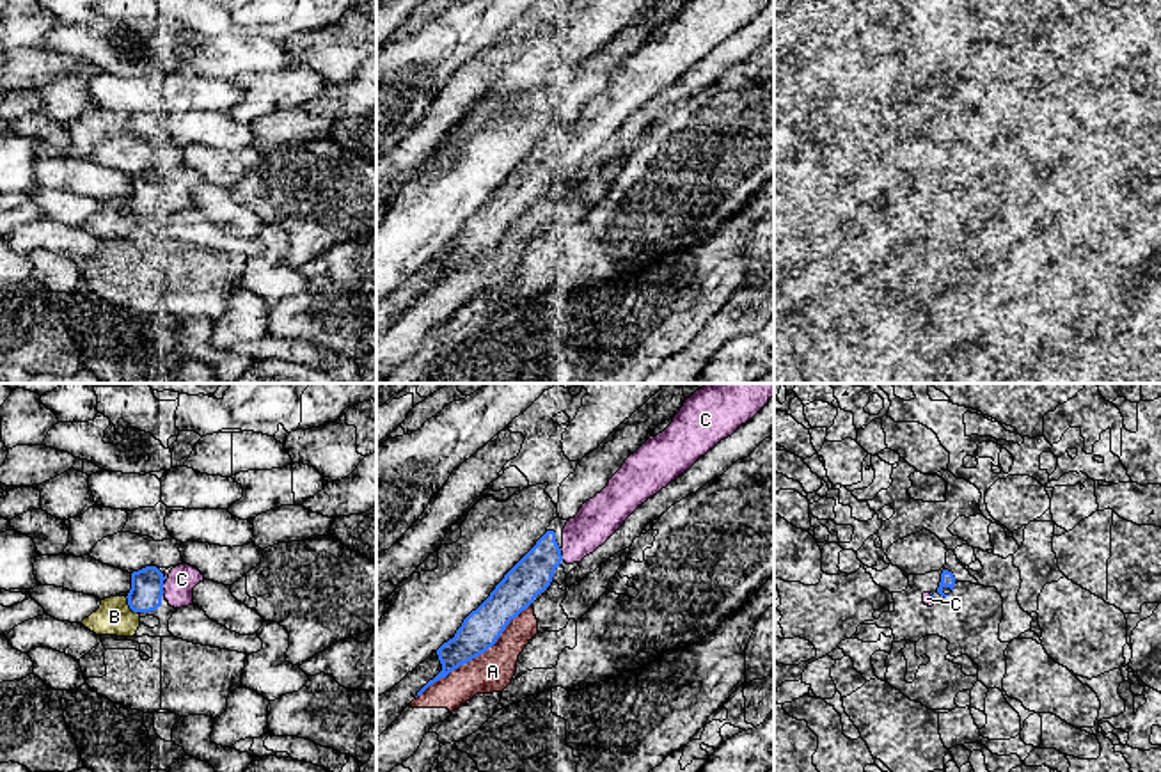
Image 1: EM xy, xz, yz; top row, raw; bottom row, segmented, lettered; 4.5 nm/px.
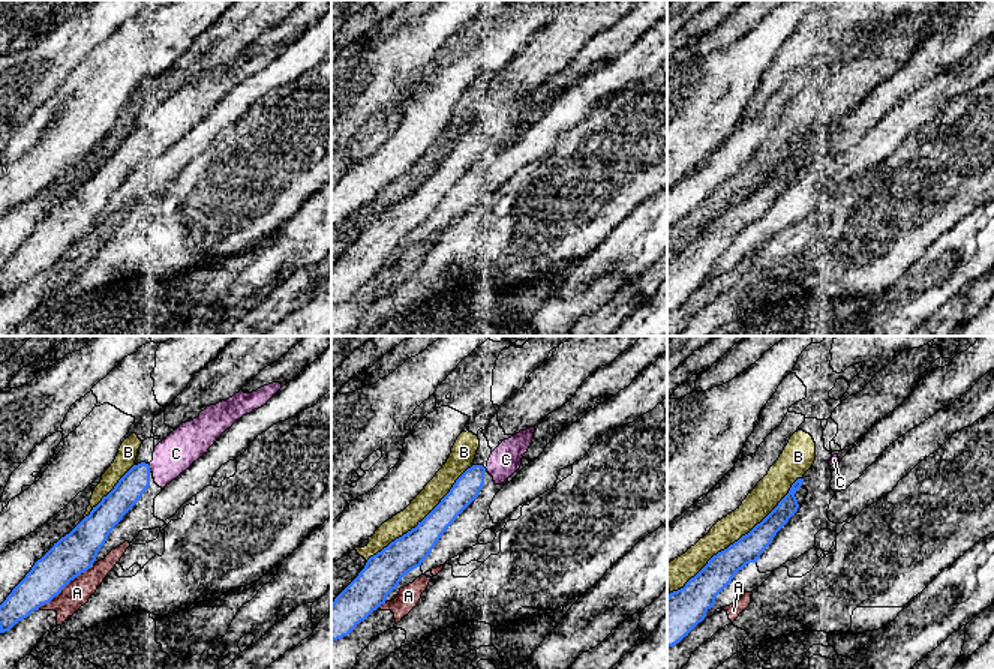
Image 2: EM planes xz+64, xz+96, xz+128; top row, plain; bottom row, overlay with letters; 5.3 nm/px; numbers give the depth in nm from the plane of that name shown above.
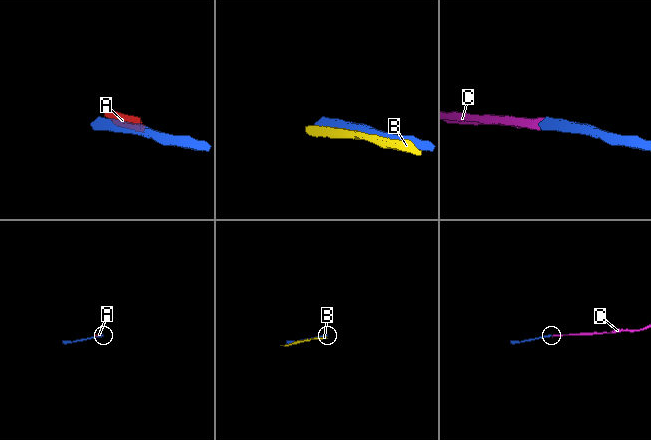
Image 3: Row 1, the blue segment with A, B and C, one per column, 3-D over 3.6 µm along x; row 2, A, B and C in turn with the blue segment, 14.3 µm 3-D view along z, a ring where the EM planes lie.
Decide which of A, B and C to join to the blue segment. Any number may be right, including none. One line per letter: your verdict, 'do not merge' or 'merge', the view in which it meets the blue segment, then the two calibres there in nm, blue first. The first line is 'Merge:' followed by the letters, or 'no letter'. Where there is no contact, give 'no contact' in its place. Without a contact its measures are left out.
Merge: C
A: do not merge | xz | 180/190 nm
B: do not merge | xy | 150/160 nm
C: merge | xy | 150/130 nm

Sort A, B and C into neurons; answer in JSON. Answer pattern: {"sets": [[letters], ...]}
{"sets": [["A"], ["B"], ["C"]]}

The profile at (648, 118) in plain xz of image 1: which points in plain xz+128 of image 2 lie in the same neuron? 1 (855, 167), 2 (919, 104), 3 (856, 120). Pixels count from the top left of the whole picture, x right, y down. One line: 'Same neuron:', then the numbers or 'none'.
Same neuron: 1, 2

